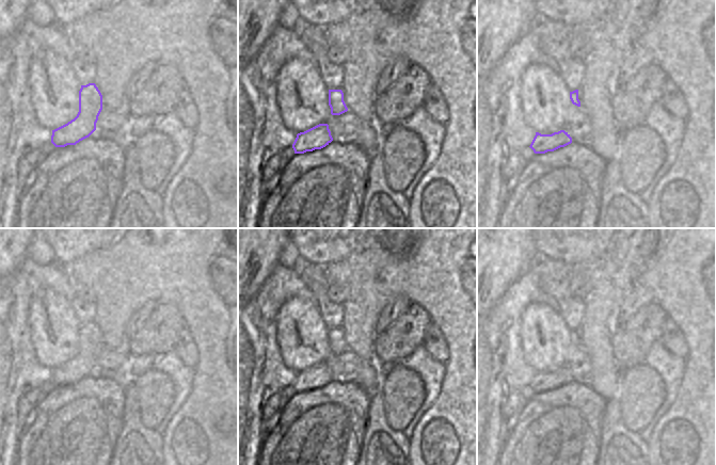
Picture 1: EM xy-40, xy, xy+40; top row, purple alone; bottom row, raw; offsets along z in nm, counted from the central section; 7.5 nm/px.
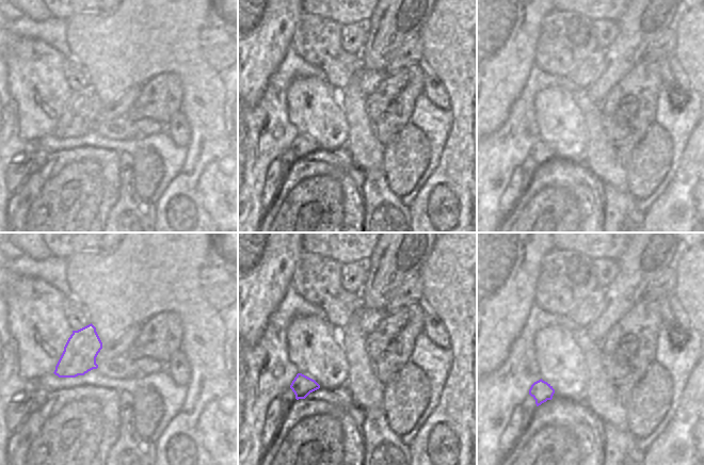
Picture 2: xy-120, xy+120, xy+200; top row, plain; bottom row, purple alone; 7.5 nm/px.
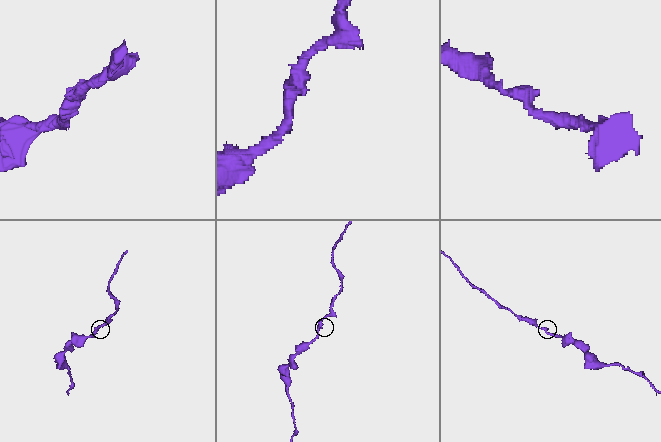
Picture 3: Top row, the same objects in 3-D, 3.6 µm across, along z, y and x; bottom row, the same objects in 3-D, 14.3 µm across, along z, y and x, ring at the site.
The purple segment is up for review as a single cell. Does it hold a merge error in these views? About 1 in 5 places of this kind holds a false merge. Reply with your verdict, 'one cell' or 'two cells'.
one cell

